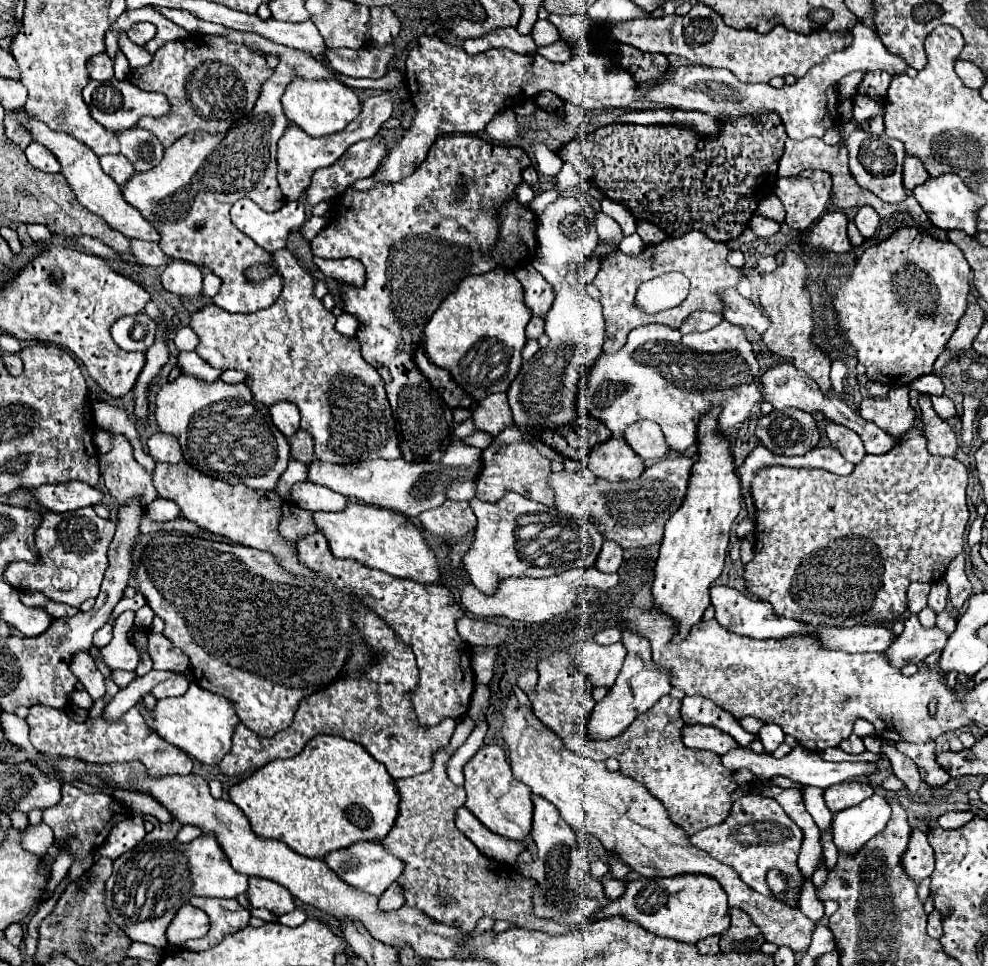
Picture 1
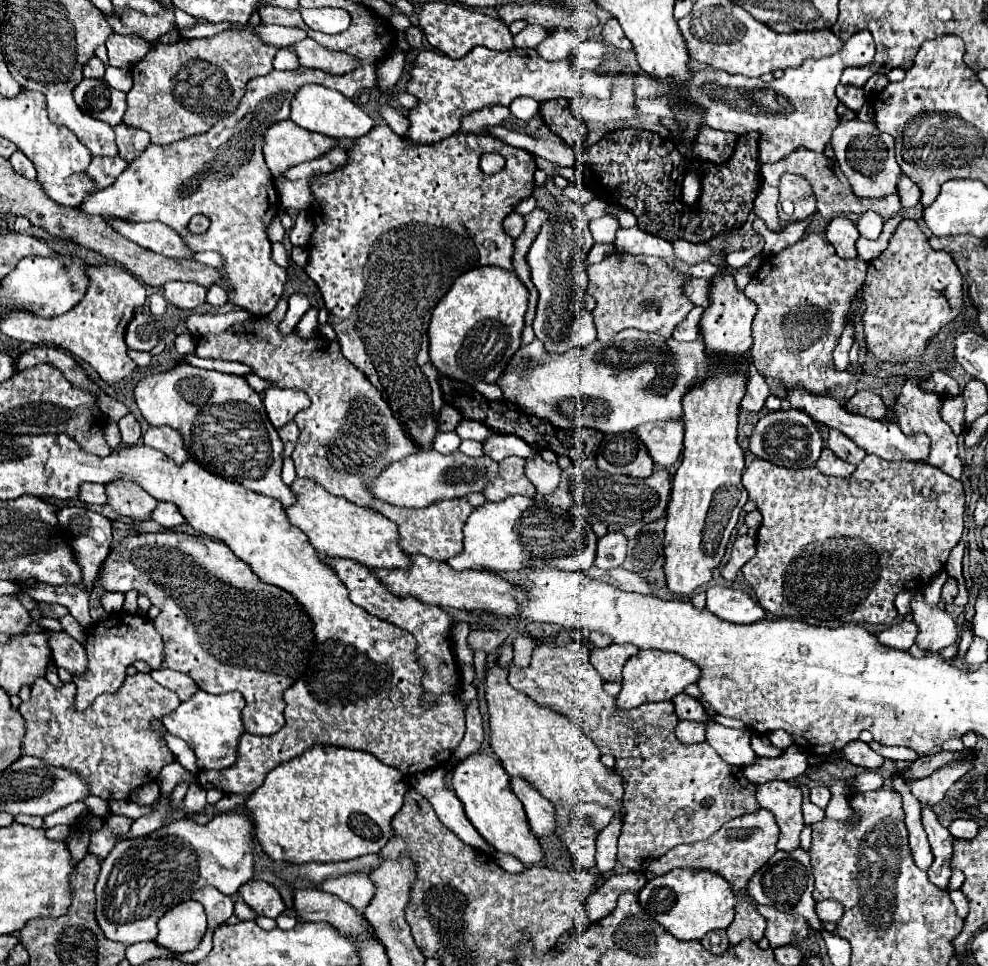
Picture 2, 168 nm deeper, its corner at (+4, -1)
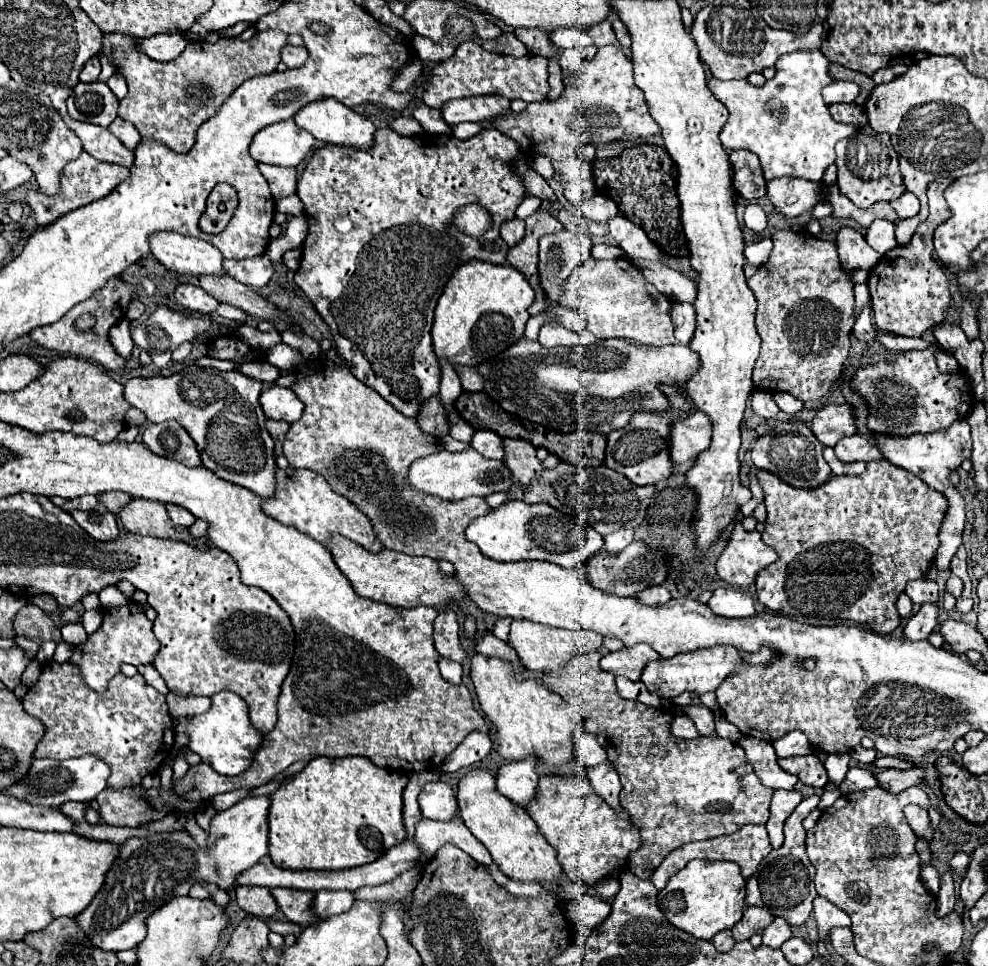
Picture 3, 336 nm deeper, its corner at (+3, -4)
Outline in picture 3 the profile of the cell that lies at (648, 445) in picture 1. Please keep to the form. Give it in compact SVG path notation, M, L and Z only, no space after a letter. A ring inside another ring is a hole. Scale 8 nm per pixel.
M699 411L681 415L671 423L669 457L673 465L681 465L687 459L695 459L697 453L709 447L711 419Z

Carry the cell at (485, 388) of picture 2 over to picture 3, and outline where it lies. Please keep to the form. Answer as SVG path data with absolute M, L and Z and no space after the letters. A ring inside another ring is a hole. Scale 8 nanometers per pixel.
M459 367L457 373L465 391L483 391L483 377L473 367Z

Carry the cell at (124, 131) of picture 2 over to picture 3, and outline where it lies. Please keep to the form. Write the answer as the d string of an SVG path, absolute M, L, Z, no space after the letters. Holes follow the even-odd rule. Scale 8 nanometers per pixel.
M115 119L111 125L109 125L109 131L119 137L123 141L123 145L131 151L135 151L135 147L141 143L141 135L139 131L129 123L129 121L123 121L123 119Z

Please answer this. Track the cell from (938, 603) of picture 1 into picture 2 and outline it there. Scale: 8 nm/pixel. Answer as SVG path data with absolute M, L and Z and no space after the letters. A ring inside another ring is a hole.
M948 578L942 588L942 602L946 602L946 604L952 602L956 598L956 594L958 594L958 582L954 578Z

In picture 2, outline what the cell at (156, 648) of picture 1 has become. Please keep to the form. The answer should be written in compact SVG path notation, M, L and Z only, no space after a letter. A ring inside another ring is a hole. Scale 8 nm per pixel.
M124 610L108 614L104 622L94 622L88 628L84 648L86 648L88 668L84 674L74 674L74 684L78 688L74 704L78 710L86 710L86 706L90 706L96 696L104 692L114 692L118 686L122 686L122 680L127 676L126 669L136 660L144 660L152 668L160 668L164 652L162 638L156 632L152 620L148 616L128 614Z

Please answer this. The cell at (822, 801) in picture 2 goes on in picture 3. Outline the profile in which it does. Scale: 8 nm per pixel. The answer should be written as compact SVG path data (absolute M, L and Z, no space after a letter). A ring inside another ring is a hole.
M811 795L803 799L797 809L791 813L791 819L785 823L785 843L781 849L771 851L763 863L759 863L755 875L747 879L747 905L755 907L767 907L775 917L783 917L789 925L803 925L811 911L813 911L813 899L817 897L813 877L815 877L815 867L807 859L805 841L806 830L804 829L803 819L819 805L821 797Z

